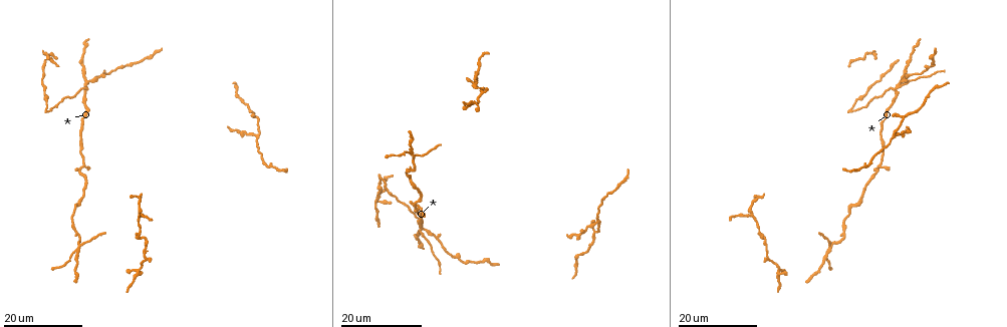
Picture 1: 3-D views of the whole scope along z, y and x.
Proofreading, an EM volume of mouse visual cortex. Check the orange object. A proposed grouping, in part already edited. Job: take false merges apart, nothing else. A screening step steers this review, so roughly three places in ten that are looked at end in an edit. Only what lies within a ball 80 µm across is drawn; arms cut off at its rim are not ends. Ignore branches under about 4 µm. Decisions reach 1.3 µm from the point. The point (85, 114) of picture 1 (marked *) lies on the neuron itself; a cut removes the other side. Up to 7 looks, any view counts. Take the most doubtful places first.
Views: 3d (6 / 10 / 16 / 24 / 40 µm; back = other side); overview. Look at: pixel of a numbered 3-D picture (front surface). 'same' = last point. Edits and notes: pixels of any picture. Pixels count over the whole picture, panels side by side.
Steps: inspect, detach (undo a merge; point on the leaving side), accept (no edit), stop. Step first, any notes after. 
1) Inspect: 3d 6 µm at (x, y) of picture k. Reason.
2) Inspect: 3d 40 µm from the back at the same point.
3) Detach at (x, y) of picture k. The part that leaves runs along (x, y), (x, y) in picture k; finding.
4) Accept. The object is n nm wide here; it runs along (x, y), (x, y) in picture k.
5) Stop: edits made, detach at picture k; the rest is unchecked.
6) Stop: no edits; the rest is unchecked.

Inspect: 3d 16 µm at (750, 215) of picture 1. Branch point.

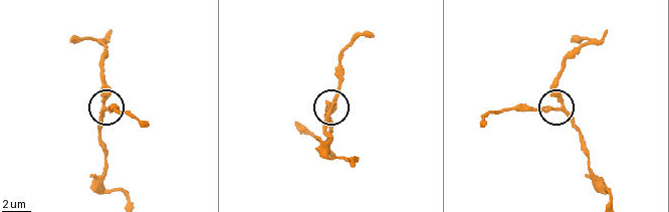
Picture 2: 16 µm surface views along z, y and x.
Inspect: 3d 6 µm at (331, 107) of picture 2.

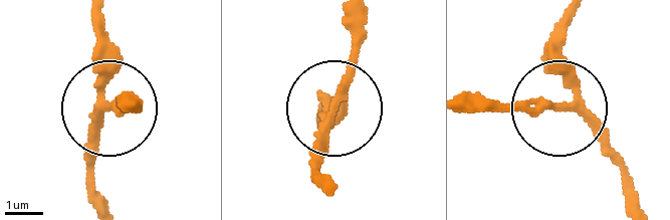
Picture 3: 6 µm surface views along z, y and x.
Accept. The object is 220 nm wide here; it runs along (325, 191), (315, 140), (355, 44), (355, 15) in picture 3; one neuron here.

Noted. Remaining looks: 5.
Inspect: 3d 16 µm at (757, 197) of picture 1. Two arms in line, one across.

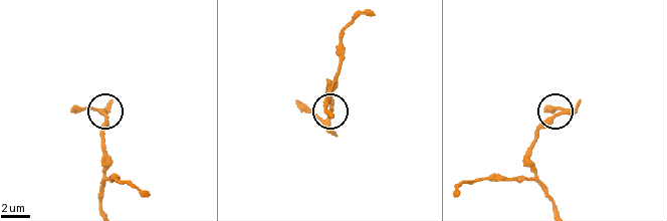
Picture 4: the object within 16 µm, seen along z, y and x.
Inspect: 3d 10 µm at (554, 117) of picture 4.

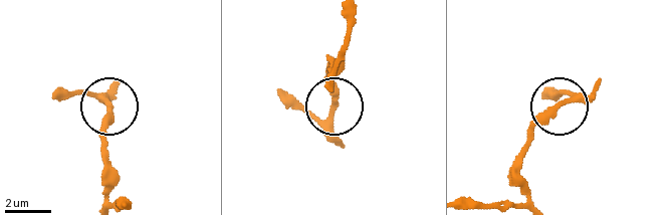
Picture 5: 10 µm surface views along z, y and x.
Accept. The object is 230 nm wide here; continuous, no second neuron.

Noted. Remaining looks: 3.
Inspect: 3d 24 µm at (256, 135) of picture 1. Three-way junction.

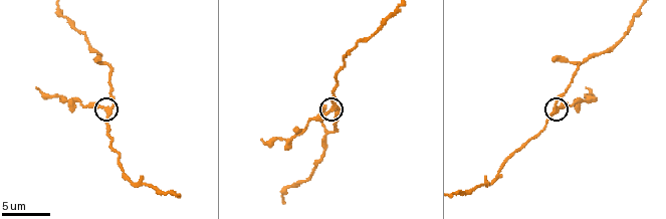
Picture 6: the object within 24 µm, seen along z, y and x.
Inspect: 3d 6 µm at (333, 107) of picture 6.

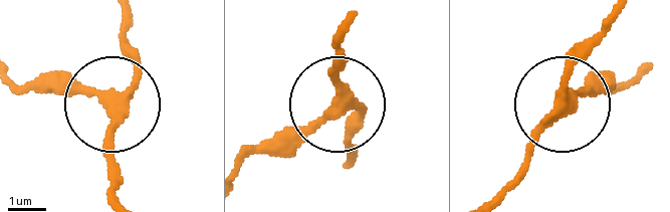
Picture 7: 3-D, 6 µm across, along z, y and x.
Accept. It runs along (618, 8), (567, 75), (564, 100), (608, 78) in picture 7; all the same neuron.

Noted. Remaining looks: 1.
Stop: no edits; the rest is unchecked.

